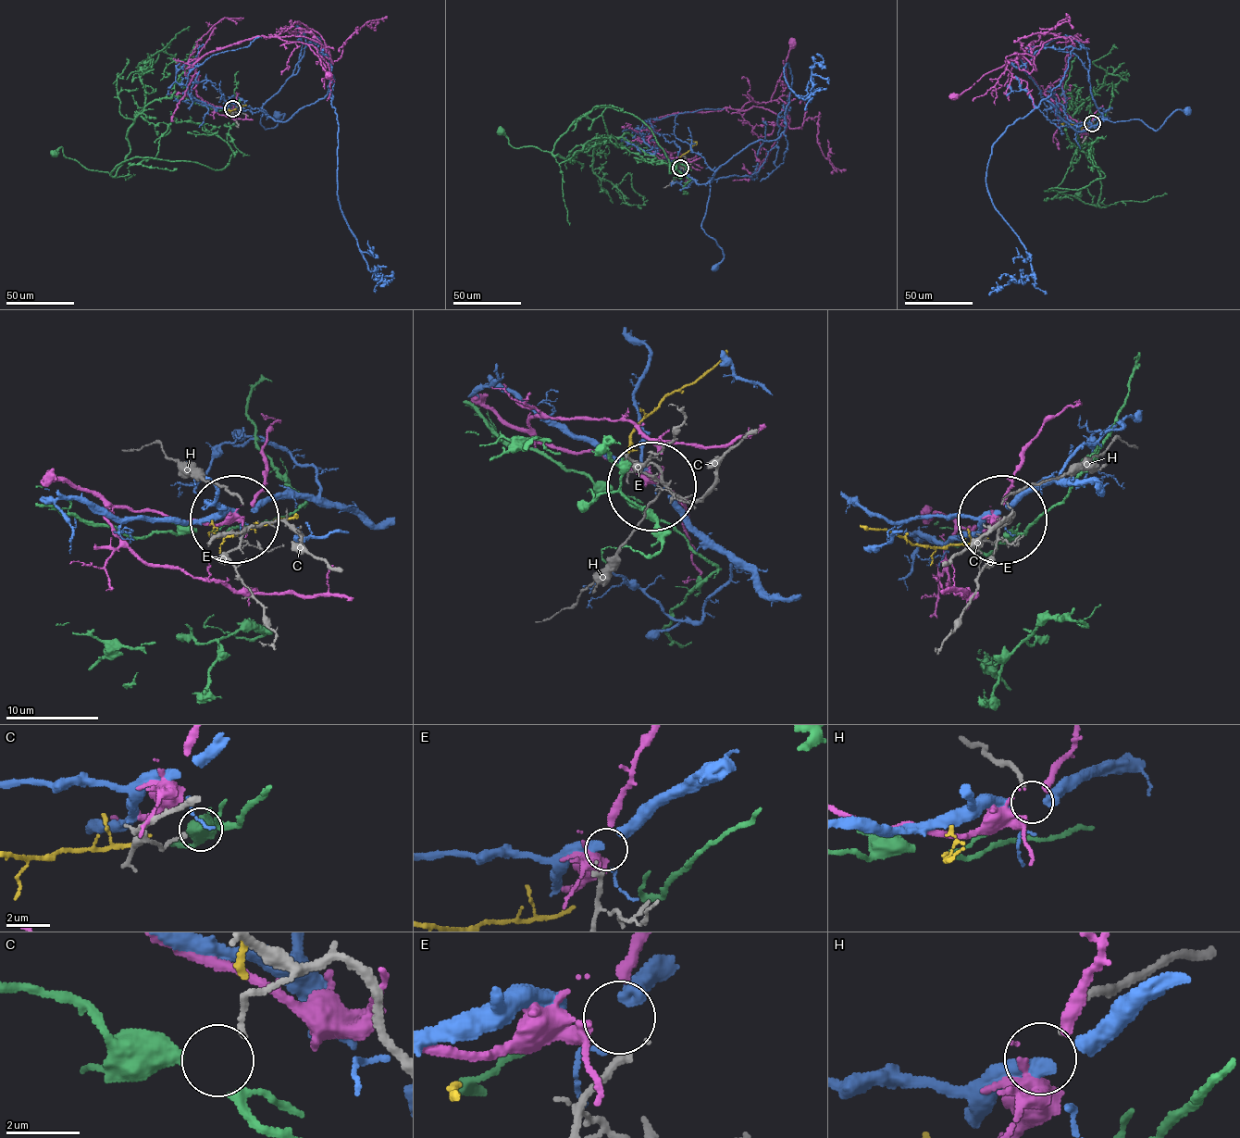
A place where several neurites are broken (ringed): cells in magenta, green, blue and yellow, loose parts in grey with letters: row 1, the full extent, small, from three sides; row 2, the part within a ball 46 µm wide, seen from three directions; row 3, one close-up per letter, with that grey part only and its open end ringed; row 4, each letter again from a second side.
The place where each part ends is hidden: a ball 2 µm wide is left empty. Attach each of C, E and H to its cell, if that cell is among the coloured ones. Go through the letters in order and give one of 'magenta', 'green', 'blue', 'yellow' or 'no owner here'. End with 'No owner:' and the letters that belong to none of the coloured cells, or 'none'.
C: green
E: blue
H: no owner here
No owner: H

